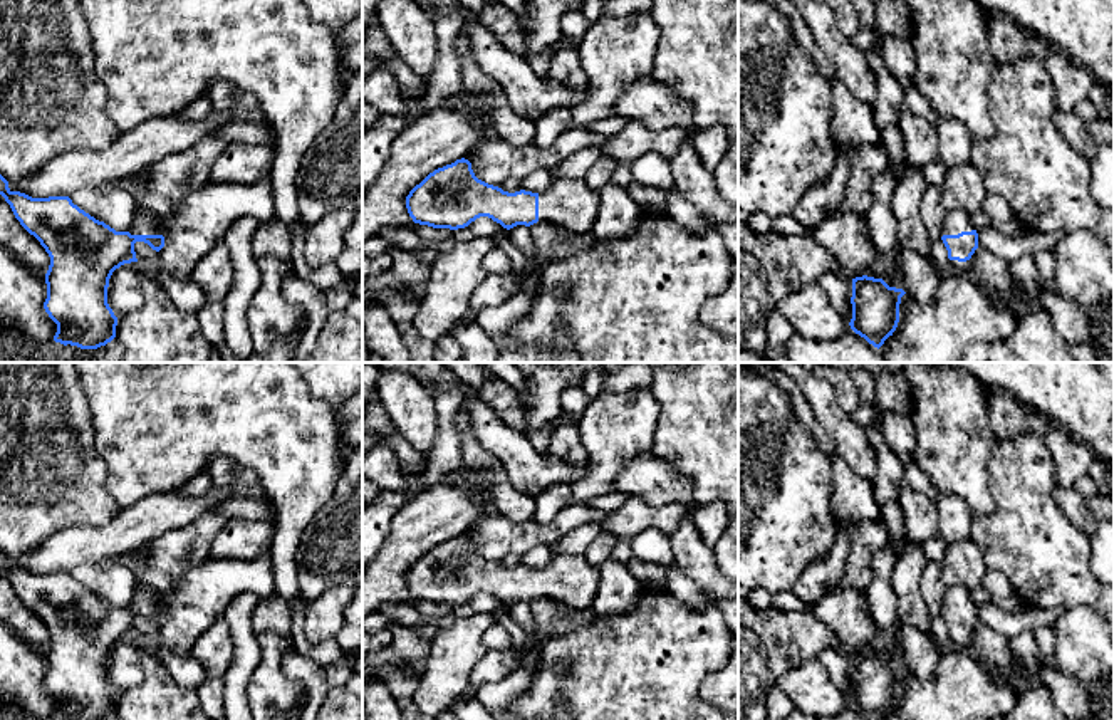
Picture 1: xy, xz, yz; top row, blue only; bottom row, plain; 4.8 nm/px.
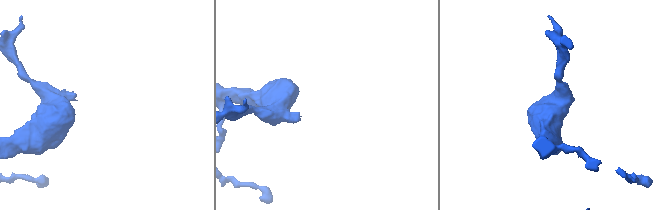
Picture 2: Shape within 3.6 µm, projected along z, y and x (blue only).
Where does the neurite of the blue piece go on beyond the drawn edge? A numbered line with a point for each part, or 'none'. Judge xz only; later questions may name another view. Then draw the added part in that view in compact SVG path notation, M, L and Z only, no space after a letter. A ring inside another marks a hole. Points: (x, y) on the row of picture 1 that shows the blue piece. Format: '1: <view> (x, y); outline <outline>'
1: xz (569, 203); outline M562 178L539 193L539 222L554 223L572 233L591 232L599 213L599 191L584 180Z

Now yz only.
1: yz (955, 222); outline M946 211L943 218L943 235L958 235L961 232L975 230L971 217L966 211Z

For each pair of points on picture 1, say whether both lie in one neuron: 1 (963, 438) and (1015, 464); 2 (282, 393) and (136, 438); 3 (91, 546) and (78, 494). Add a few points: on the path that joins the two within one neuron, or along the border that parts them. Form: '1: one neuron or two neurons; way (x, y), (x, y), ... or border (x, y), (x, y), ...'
1: two neurons; border (995, 438), (990, 448), (992, 492)
2: one neuron; way (245, 401), (202, 405), (195, 412), (173, 420)
3: two neurons; border (119, 512), (104, 526), (88, 527), (76, 524)

